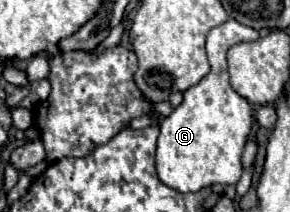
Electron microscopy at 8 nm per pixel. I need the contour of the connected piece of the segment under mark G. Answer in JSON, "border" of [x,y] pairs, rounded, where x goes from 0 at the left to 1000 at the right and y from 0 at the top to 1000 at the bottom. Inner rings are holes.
{"border":[[[790,85],[776,113],[728,132],[728,151],[714,160],[714,274],[728,302],[728,340],[666,415],[631,434],[631,481],[597,509],[597,528],[555,566],[555,632],[541,660],[541,703],[534,726],[534,783],[548,849],[617,906],[679,906],[707,877],[728,868],[817,868],[831,821],[838,821],[838,783],[831,783],[831,726],[852,670],[852,642],[866,623],[866,585],[872,585],[872,509],[866,491],[824,453],[797,396],[790,396],[790,349],[783,349],[783,236],[810,208],[824,208],[831,189],[886,189],[893,151],[824,113],[817,94]]]}

